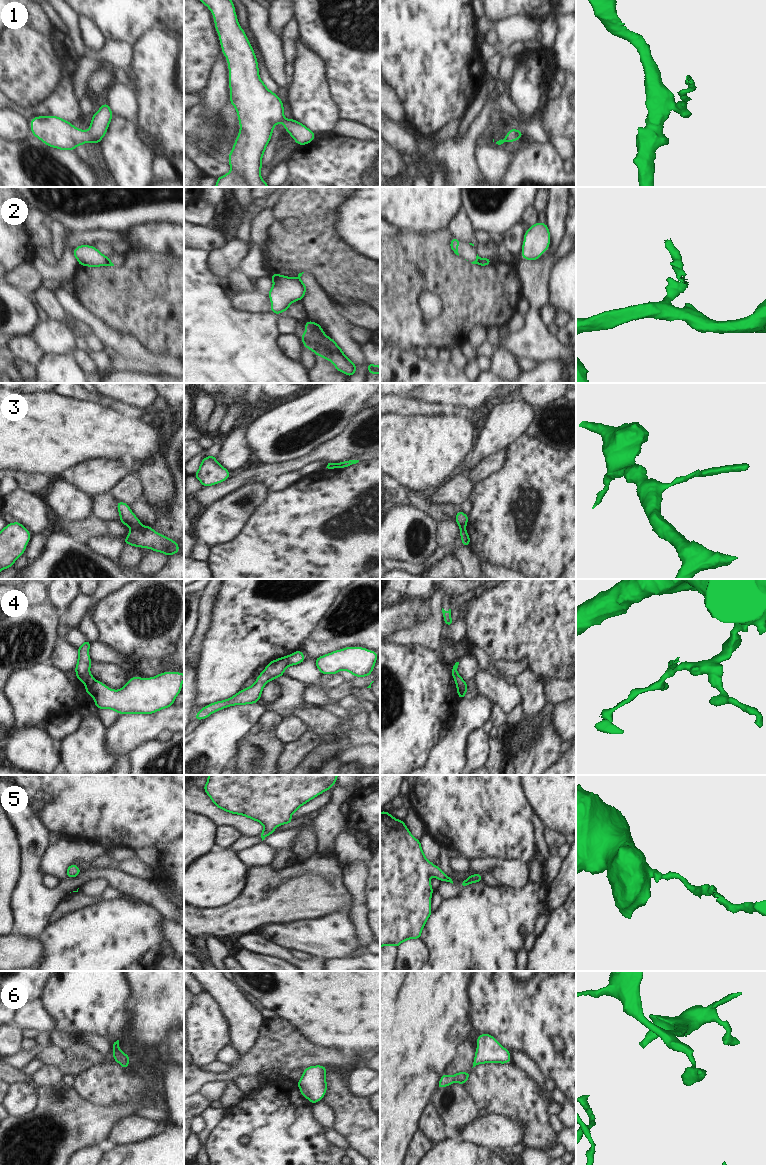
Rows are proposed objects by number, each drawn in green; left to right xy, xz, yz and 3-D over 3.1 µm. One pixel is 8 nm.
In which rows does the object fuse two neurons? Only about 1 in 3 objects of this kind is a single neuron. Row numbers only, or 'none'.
2, 3, 4

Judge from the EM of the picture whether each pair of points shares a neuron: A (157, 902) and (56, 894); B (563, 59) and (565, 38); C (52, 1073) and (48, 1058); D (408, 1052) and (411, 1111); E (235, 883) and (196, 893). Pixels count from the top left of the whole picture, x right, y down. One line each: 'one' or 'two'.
A: one
B: one
C: two
D: one
E: one

